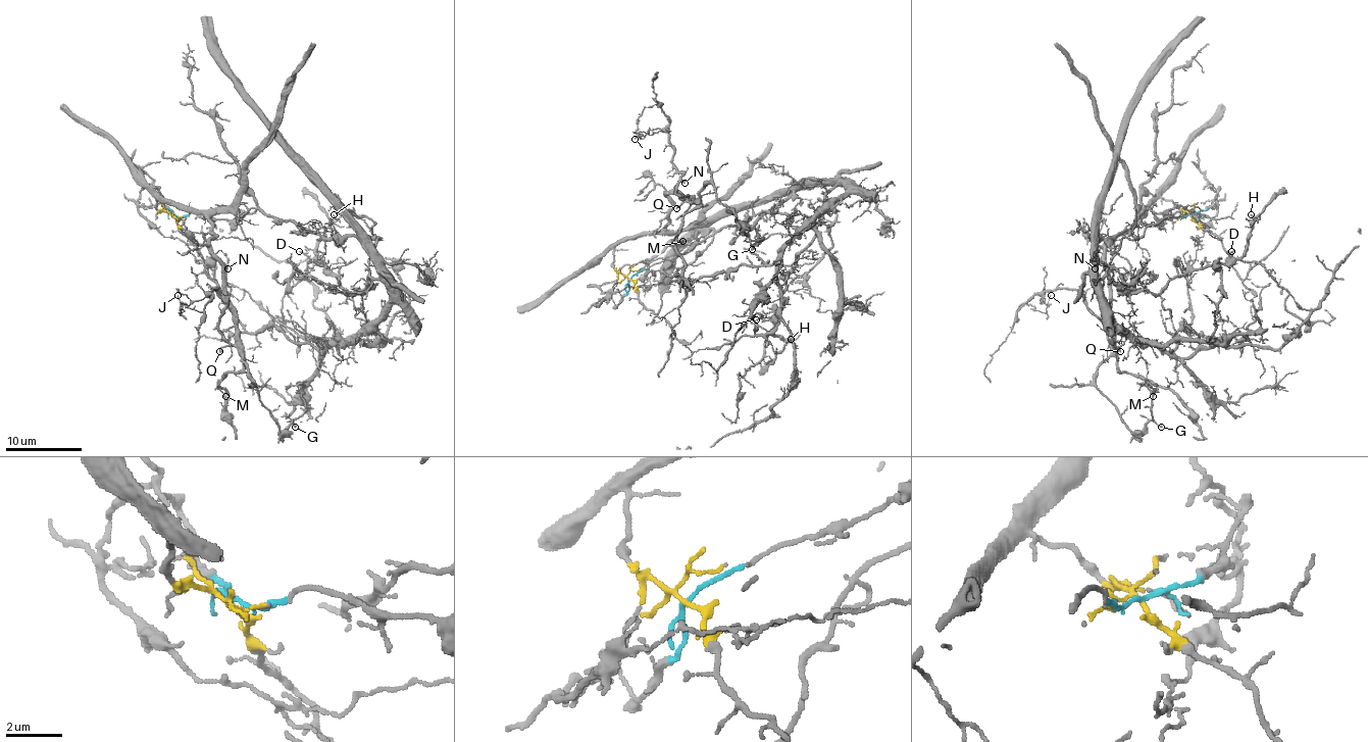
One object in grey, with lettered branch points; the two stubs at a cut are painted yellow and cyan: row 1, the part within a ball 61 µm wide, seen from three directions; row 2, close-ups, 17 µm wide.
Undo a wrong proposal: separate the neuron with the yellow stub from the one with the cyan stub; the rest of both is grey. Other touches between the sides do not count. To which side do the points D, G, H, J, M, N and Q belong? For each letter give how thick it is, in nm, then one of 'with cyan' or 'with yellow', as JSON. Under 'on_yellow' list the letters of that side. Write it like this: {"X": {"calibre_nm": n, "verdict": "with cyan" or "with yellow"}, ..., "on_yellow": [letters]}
{"D": {"calibre_nm": 130, "verdict": "with cyan"}, "G": {"calibre_nm": 130, "verdict": "with yellow"}, "H": {"calibre_nm": 90, "verdict": "with cyan"}, "J": {"calibre_nm": 80, "verdict": "with yellow"}, "M": {"calibre_nm": 130, "verdict": "with yellow"}, "N": {"calibre_nm": 100, "verdict": "with yellow"}, "Q": {"calibre_nm": 130, "verdict": "with yellow"}, "on_yellow": ["G", "J", "M", "N", "Q"]}

